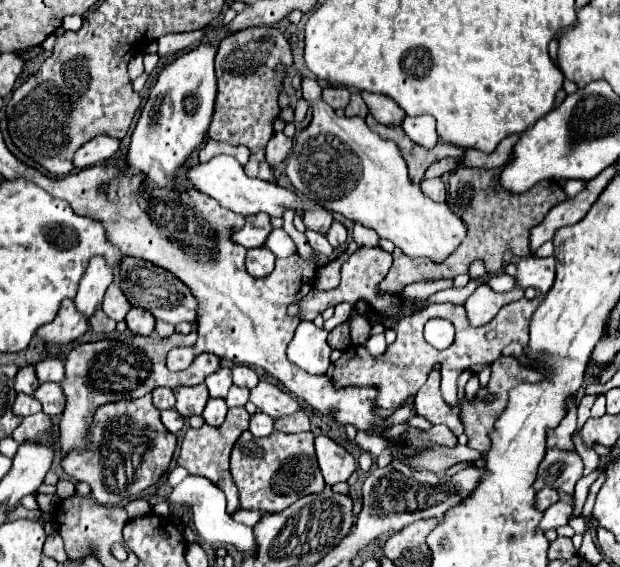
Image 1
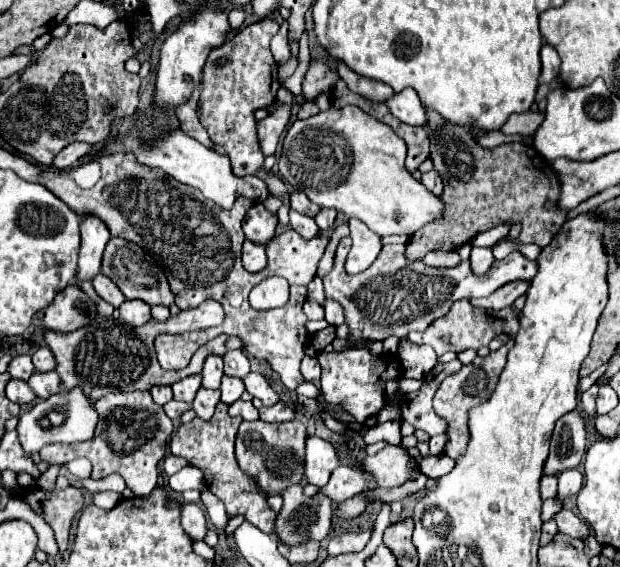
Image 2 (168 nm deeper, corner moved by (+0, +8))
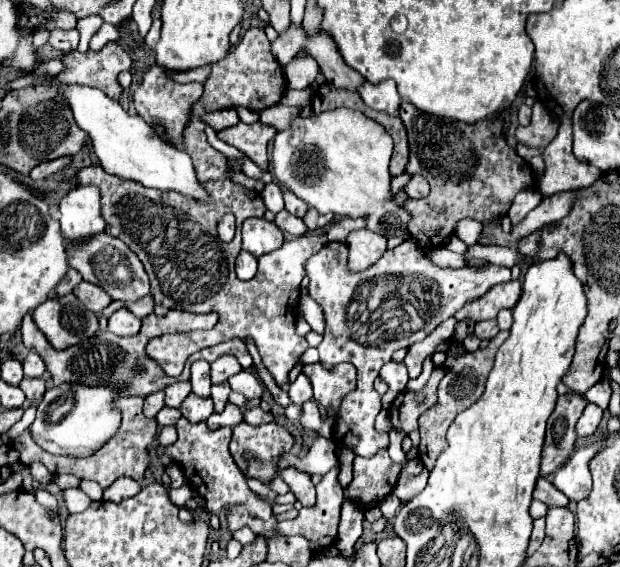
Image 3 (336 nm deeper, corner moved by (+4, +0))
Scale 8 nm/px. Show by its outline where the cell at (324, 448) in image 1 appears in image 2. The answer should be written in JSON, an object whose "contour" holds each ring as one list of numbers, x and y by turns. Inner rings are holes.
{"contour":[[310,436,306,440,306,480,316,486,324,486,330,480,334,468,340,466,338,450,332,442,322,440,318,436]]}

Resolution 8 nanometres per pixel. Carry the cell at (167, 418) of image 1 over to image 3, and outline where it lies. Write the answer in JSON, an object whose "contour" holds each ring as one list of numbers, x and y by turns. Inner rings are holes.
{"contour":[[164,406,164,408,156,414,156,420,158,420,160,426,174,426,180,418,182,418,180,410,178,410,178,408,170,408,170,406]]}

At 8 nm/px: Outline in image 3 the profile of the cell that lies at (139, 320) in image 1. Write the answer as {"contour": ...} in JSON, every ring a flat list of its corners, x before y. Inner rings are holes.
{"contour":[[120,308,108,318,108,330,116,336,132,336,140,330,140,320,126,308]]}

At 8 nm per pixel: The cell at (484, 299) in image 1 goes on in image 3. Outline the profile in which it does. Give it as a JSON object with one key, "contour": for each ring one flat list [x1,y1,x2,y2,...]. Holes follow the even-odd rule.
{"contour":[[510,280,508,284,496,284,496,288,490,288,480,300,468,302,454,317,456,320,472,318,474,322,496,318,502,308,512,308,518,302,520,292,522,284,518,280]]}

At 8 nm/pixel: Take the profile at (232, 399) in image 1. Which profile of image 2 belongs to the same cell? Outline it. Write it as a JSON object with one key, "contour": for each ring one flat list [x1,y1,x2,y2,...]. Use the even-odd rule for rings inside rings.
{"contour":[[224,376,222,378,222,386,220,386,220,392,222,392,222,402,224,404,232,404,236,400,240,400,242,392,244,392,244,382,240,378,228,378]]}

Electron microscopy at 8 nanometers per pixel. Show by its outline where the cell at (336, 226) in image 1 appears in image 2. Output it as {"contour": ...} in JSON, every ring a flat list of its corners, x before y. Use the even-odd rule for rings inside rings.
{"contour":[[322,210,322,212,316,216,316,224,318,224,318,228,320,228,322,232,330,230,330,228,334,226,334,222,336,222,336,212,334,212,334,210]]}

